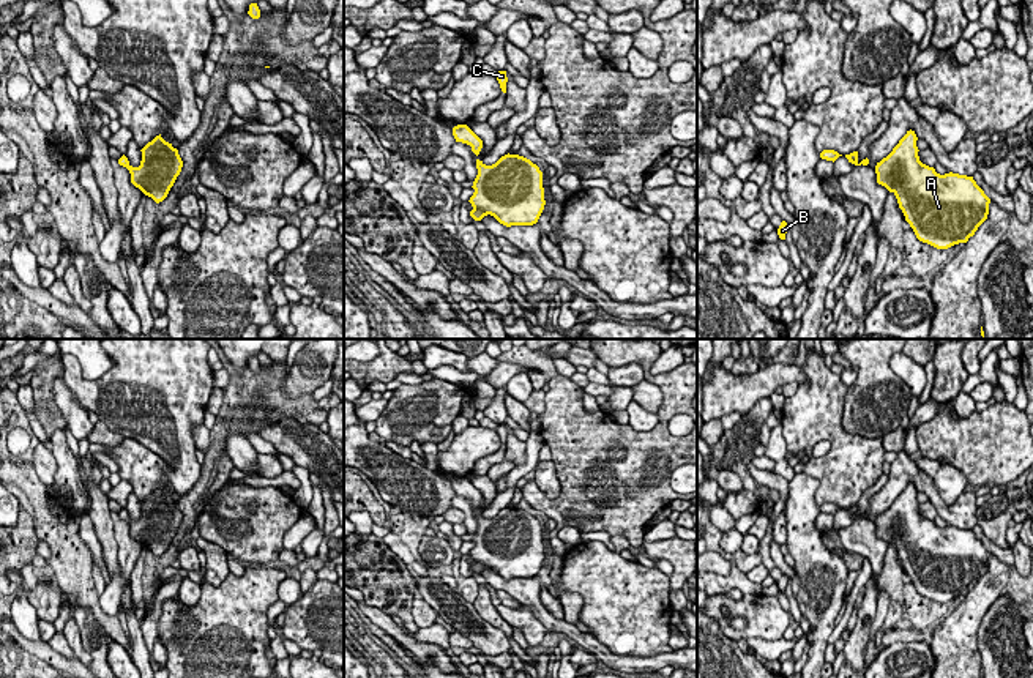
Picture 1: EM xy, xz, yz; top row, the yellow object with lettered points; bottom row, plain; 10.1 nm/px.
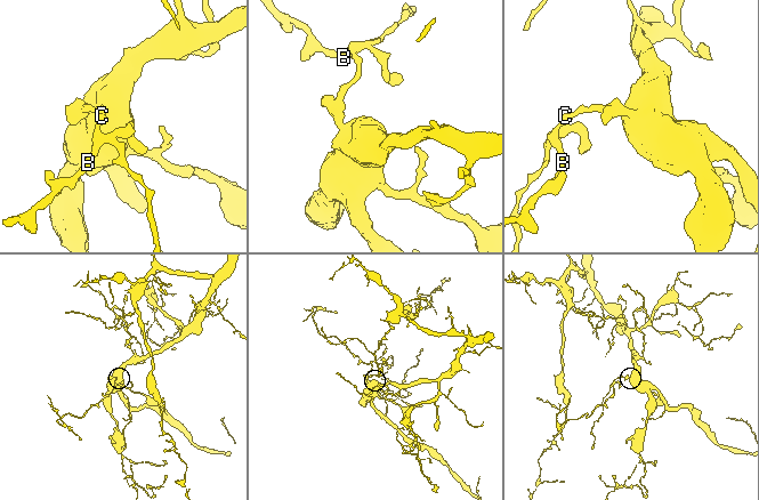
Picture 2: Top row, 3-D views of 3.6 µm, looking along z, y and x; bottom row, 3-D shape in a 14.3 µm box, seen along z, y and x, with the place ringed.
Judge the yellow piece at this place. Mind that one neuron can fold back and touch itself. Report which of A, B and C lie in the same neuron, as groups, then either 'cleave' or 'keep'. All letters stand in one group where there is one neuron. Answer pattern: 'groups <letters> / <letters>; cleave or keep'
groups A B C; keep

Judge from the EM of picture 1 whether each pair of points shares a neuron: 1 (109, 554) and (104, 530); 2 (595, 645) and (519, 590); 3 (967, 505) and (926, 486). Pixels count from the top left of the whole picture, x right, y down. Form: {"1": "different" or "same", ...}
{"1": "same", "2": "same", "3": "same"}

